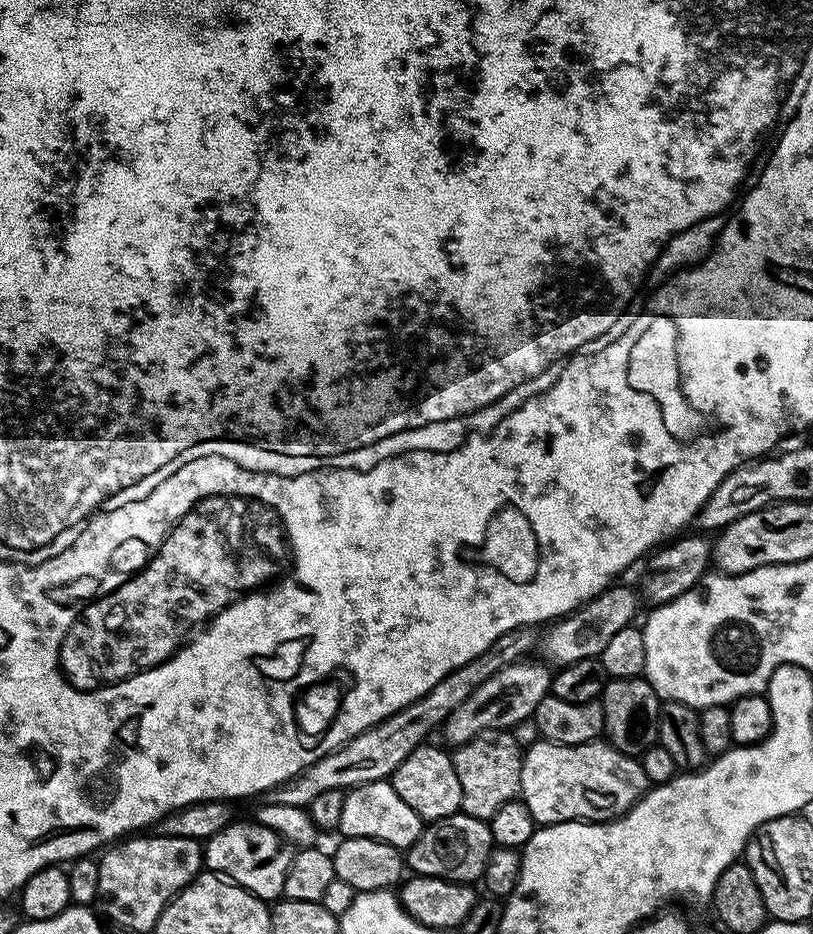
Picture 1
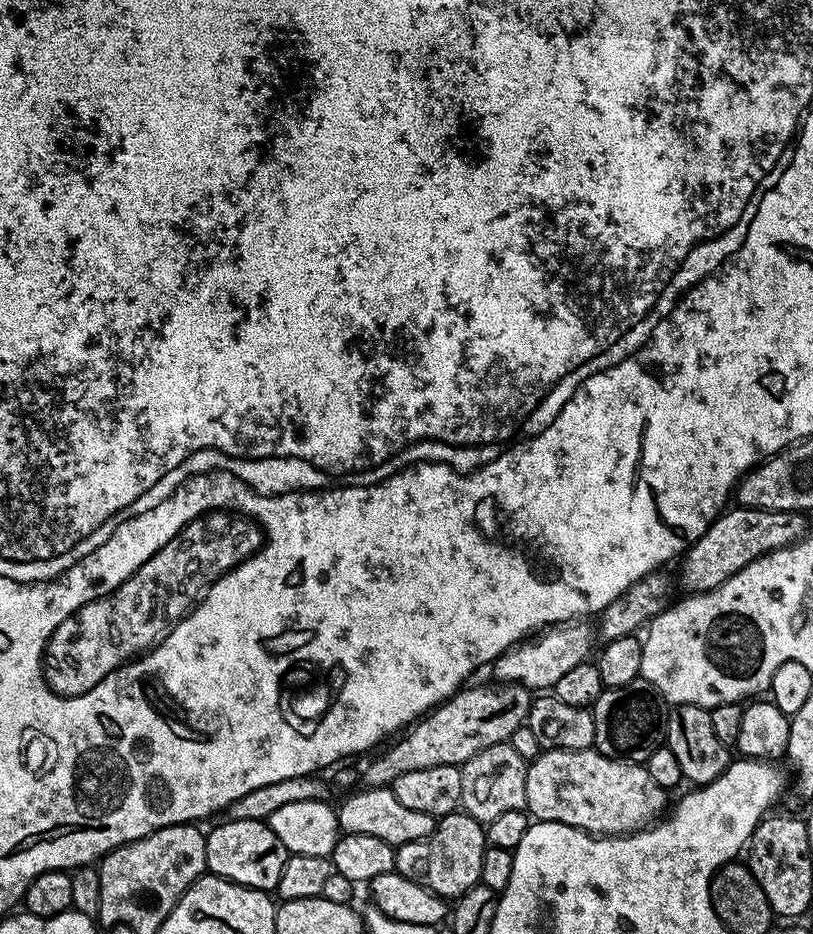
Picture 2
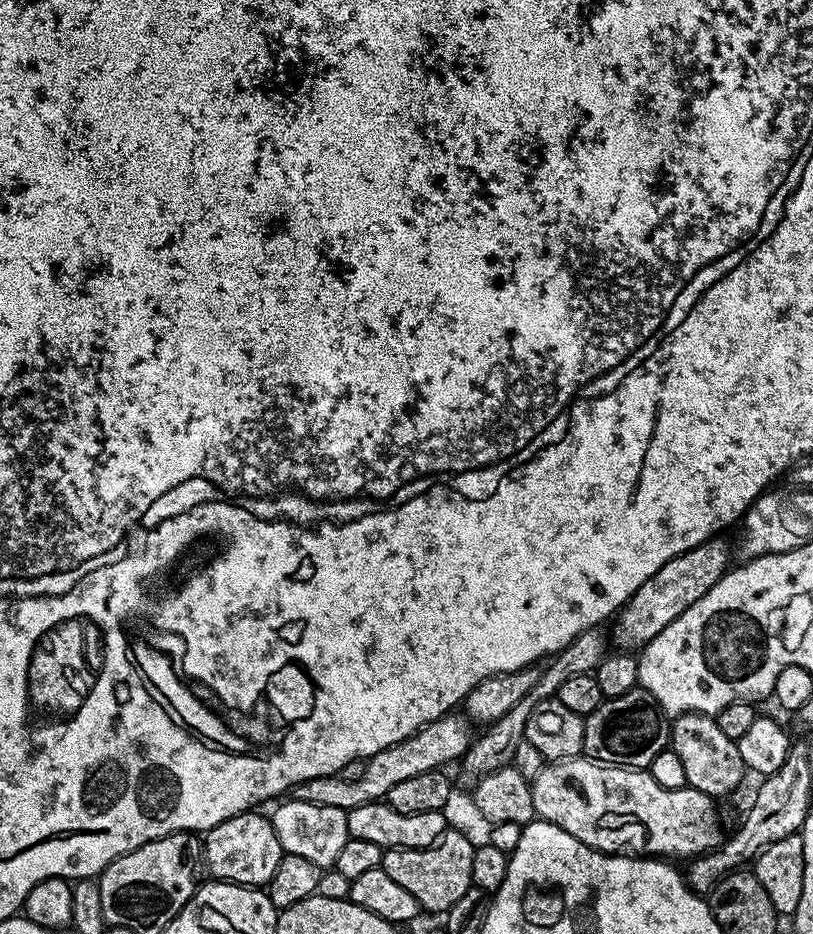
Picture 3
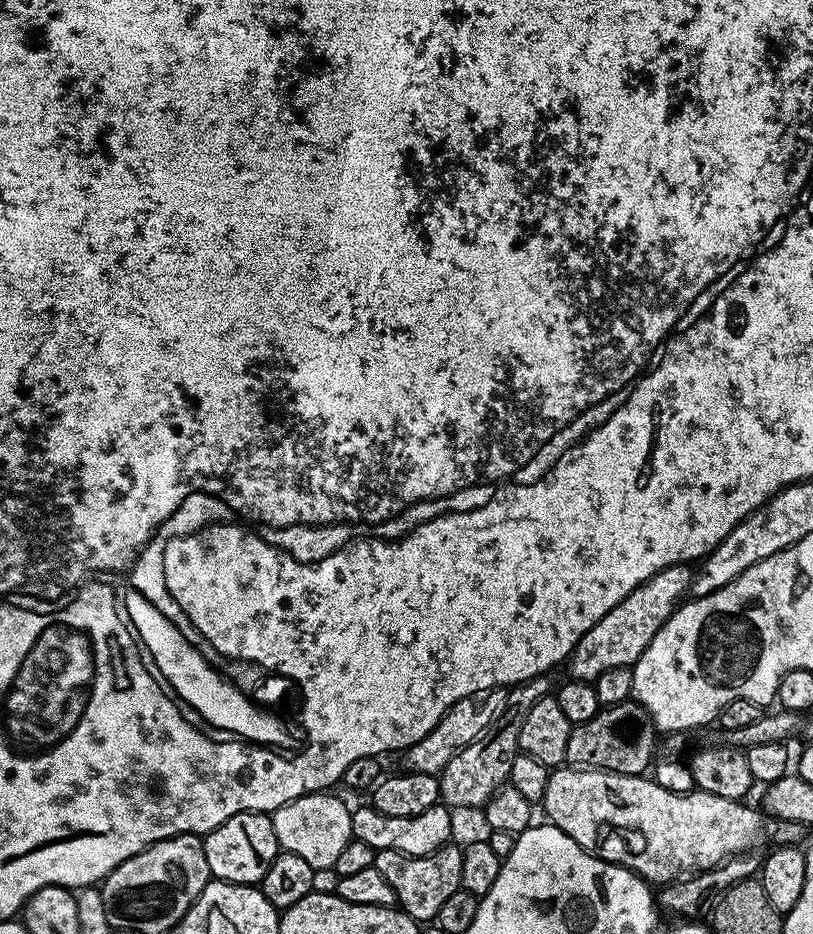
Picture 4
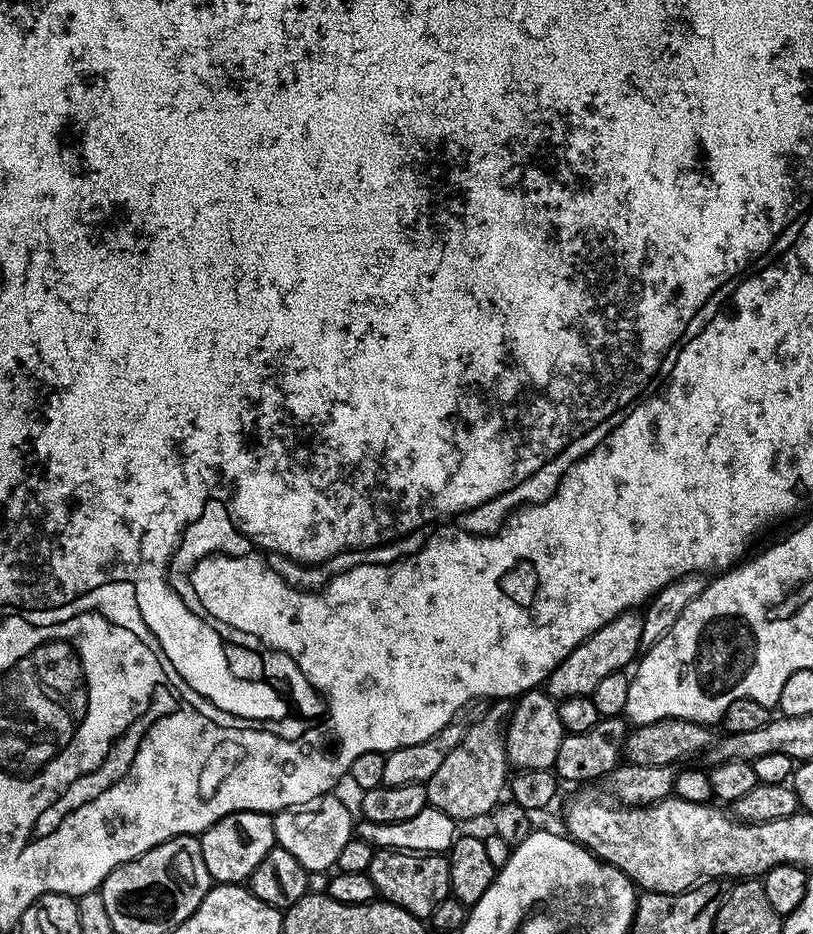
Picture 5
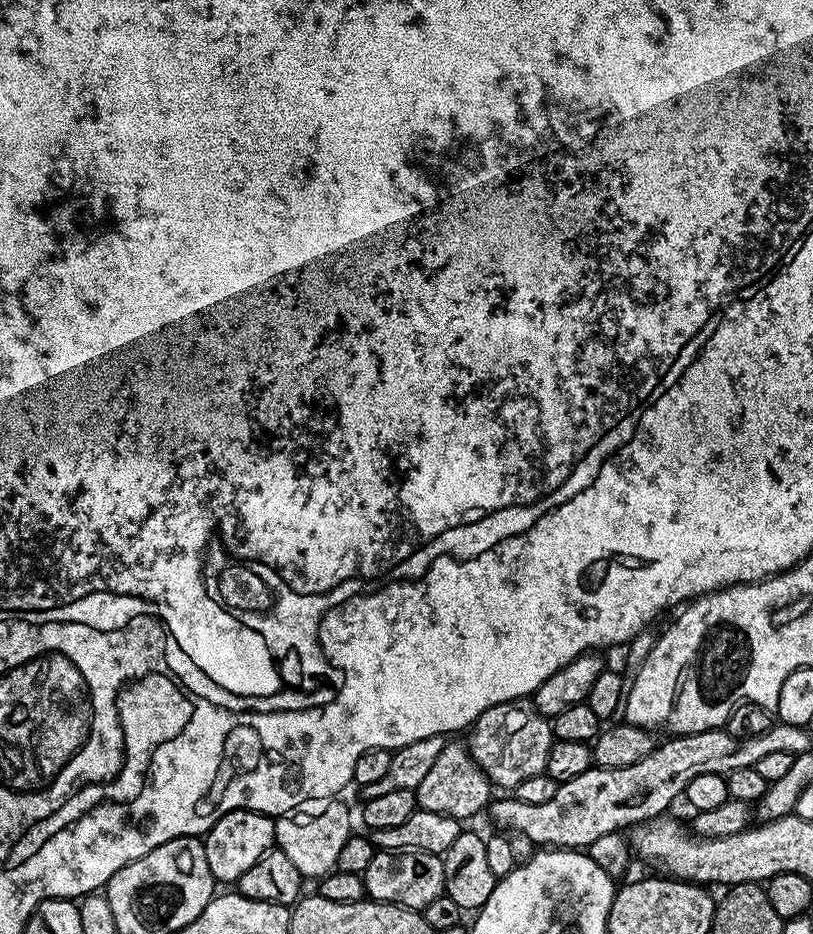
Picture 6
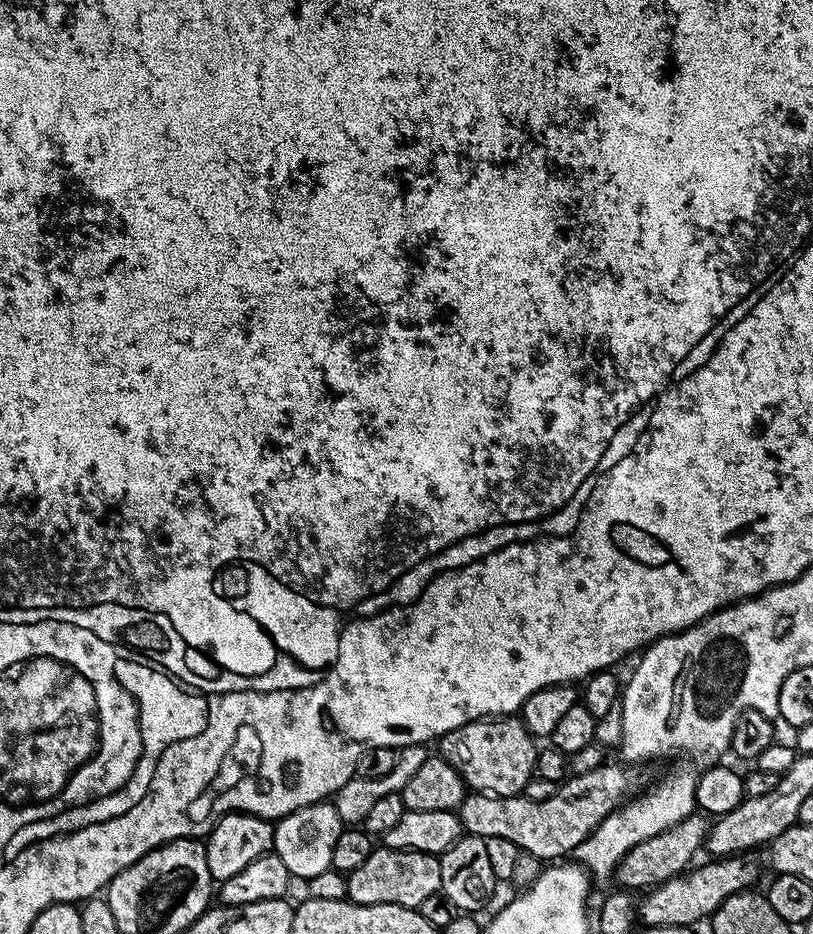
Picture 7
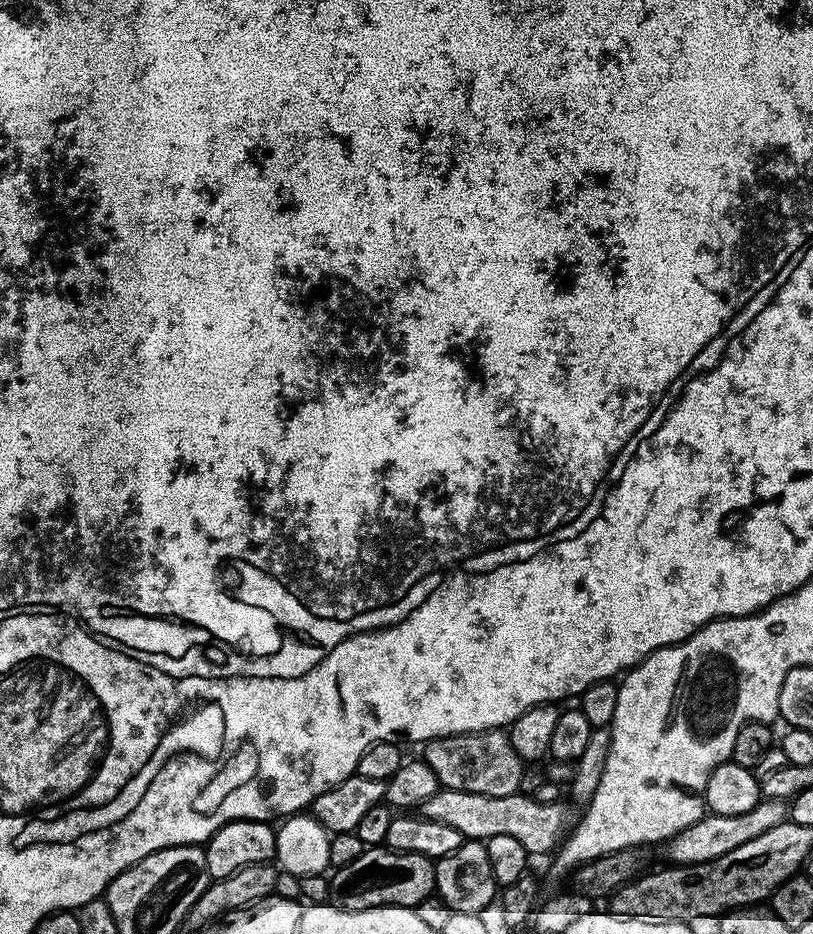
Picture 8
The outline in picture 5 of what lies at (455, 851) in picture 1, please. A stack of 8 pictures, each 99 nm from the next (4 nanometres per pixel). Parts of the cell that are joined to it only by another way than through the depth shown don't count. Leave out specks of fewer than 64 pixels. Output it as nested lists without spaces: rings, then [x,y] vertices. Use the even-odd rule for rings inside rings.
[[[376,850],[373,851],[367,873],[381,901],[406,910],[411,916],[432,917],[434,906],[450,894],[450,870],[448,857],[444,854]]]

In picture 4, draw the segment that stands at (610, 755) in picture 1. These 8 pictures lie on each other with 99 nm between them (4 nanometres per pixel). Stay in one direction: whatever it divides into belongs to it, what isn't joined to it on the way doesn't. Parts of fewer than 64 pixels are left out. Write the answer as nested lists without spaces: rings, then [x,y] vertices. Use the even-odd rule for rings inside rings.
[[[560,766],[548,777],[543,808],[549,816],[545,817],[567,836],[574,838],[578,846],[612,864],[631,868],[652,886],[670,884],[689,874],[715,868],[730,856],[747,854],[757,847],[756,843],[764,836],[765,817],[759,811],[756,813],[748,802],[718,798],[718,794],[706,794],[699,790],[674,794],[658,786],[655,779],[647,775],[623,776],[617,772]]]

